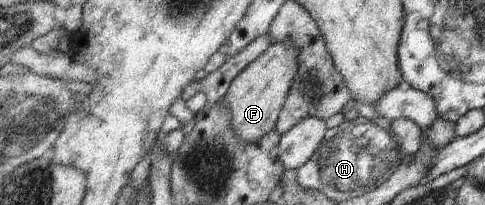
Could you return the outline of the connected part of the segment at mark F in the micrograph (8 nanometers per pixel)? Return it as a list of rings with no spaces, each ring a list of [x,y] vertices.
[[[272,40],[267,50],[239,71],[221,102],[231,110],[231,126],[243,144],[253,144],[274,129],[285,96],[288,96],[289,86],[292,86],[293,76],[298,70],[297,50],[291,44]]]

